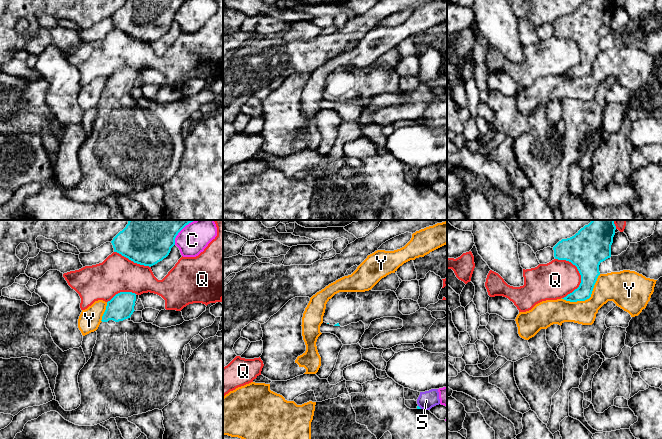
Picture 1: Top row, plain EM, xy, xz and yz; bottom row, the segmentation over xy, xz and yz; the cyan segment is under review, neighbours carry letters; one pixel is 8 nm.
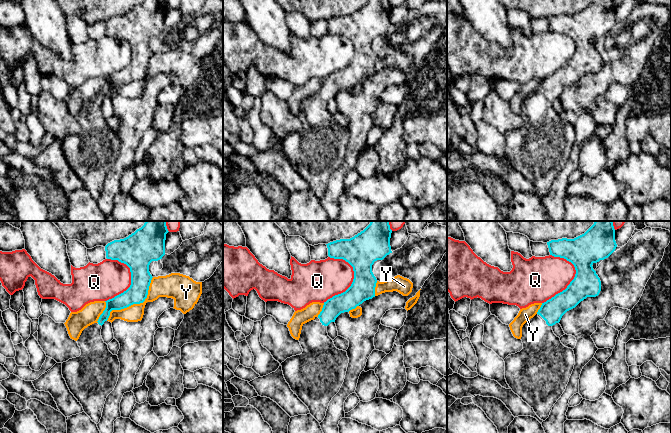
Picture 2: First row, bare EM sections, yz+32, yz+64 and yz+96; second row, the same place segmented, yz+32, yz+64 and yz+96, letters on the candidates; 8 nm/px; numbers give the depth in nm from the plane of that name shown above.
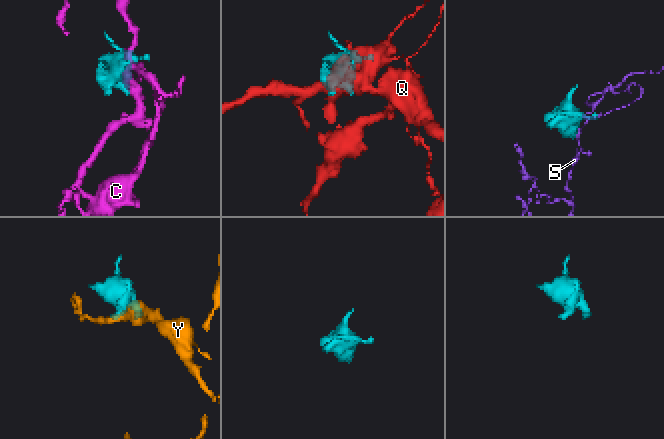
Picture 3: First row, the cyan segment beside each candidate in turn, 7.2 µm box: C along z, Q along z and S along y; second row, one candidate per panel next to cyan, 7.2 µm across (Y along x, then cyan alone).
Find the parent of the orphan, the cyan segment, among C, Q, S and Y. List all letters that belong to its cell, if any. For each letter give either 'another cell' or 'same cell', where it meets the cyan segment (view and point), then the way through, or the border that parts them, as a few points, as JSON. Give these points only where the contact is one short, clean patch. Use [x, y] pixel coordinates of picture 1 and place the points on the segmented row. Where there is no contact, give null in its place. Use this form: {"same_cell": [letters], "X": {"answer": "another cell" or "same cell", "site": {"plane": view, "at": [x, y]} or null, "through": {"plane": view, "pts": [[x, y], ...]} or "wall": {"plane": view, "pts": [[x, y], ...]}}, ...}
{"same_cell": [], "C": {"answer": "another cell", "site": {"plane": "xy", "at": [181, 229]}}, "Q": {"answer": "another cell", "site": {"plane": "yz", "at": [580, 274]}}, "S": {"answer": "another cell", "site": {"plane": "xz", "at": [419, 407]}, "wall": {"plane": "xz", "pts": [[418, 405], [421, 408]]}}, "Y": {"answer": "another cell", "site": {"plane": "yz", "at": [586, 299]}}}

